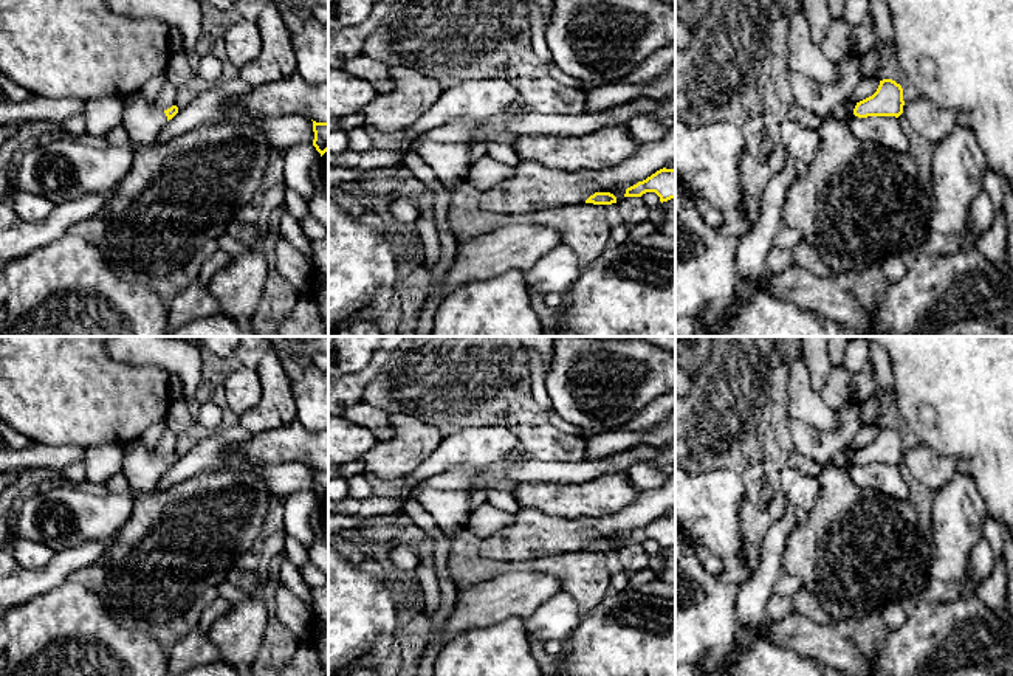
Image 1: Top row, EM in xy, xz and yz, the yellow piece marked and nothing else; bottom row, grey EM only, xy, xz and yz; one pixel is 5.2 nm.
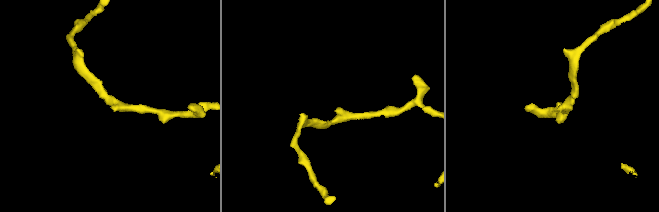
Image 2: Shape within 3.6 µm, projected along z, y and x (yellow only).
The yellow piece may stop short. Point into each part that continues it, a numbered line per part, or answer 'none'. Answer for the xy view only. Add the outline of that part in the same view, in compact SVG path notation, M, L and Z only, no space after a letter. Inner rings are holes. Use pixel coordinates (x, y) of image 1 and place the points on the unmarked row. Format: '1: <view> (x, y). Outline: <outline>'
1: xy (58, 517). Outline: M144 448L125 453L122 473L129 493L85 493L74 485L34 488L19 502L14 538L40 543L54 552L119 533L132 515L133 496L150 490L167 470L164 459Z

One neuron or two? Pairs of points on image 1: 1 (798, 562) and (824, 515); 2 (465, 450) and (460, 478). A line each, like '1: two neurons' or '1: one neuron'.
1: one neuron
2: two neurons

